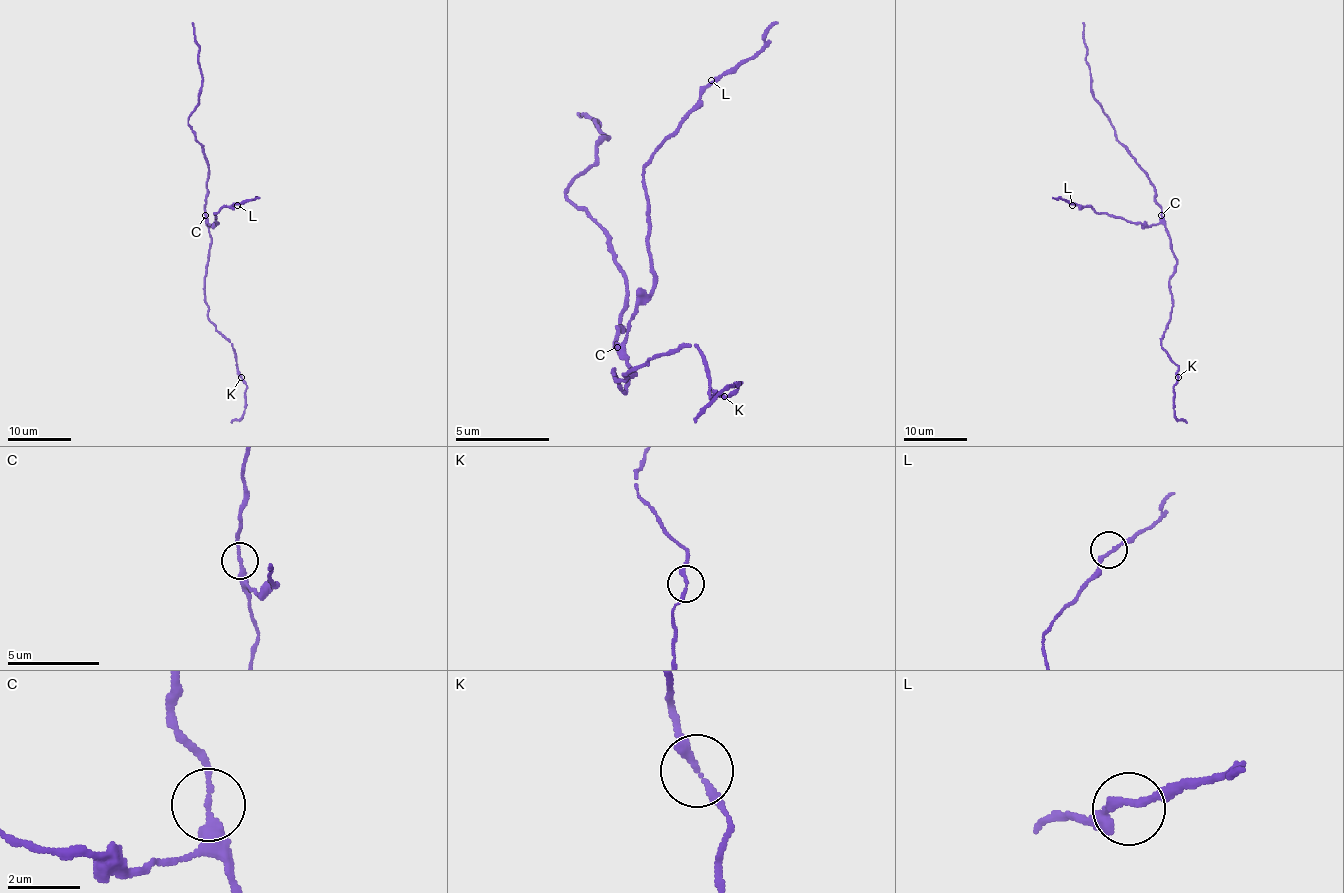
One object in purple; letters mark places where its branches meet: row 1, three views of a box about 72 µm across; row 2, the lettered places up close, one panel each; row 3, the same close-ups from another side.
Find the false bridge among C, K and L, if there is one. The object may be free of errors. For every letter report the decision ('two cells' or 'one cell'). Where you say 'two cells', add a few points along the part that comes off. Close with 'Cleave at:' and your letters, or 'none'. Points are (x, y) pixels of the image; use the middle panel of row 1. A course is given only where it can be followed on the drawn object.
C: one cell
K: one cell
L: one cell
Cleave at: none

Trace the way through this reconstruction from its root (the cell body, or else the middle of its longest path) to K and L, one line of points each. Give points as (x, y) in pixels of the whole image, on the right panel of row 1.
K: (1166, 225), (1177, 265), (1169, 279), (1172, 313), (1161, 348), (1178, 367), (1178, 378)
L: (1166, 225), (1143, 225), (1096, 213), (1089, 206), (1072, 205)

